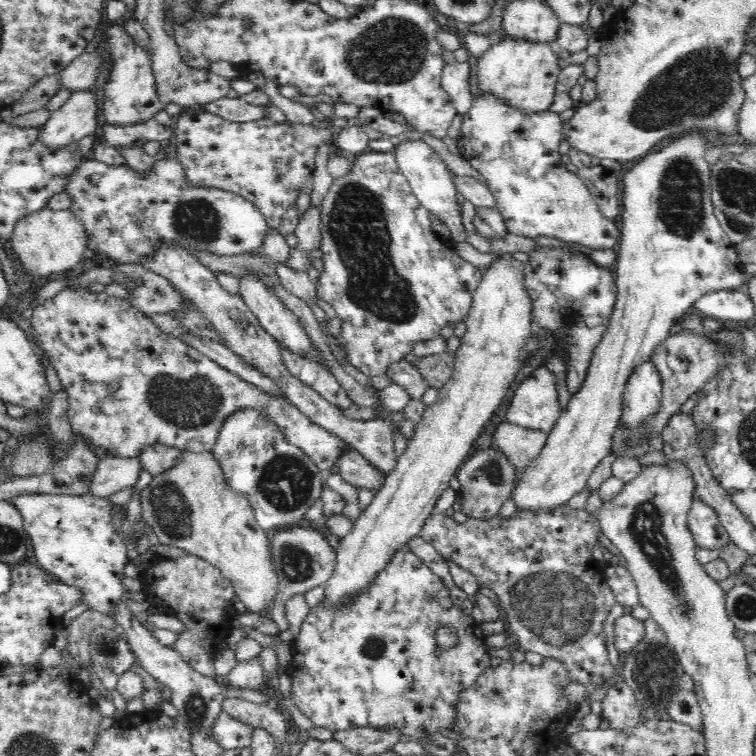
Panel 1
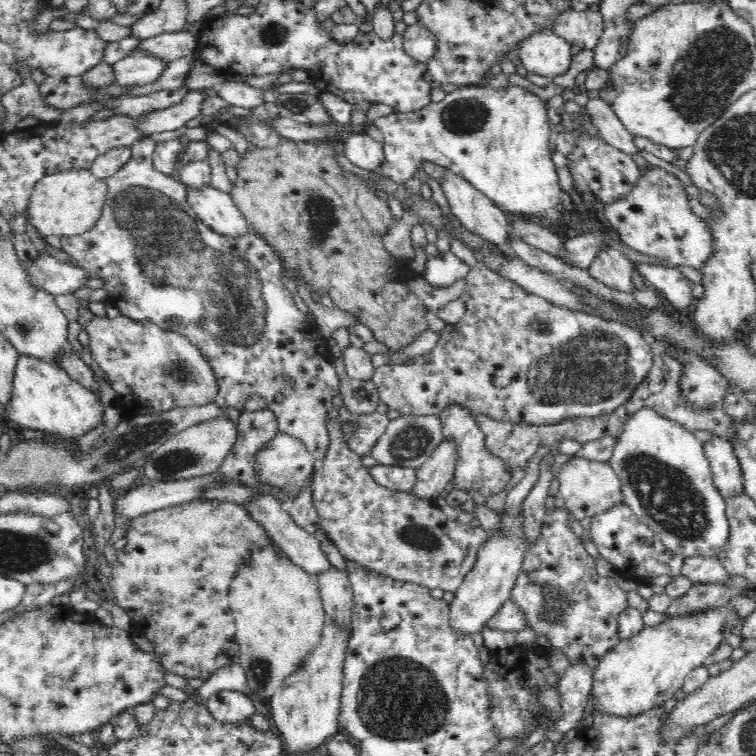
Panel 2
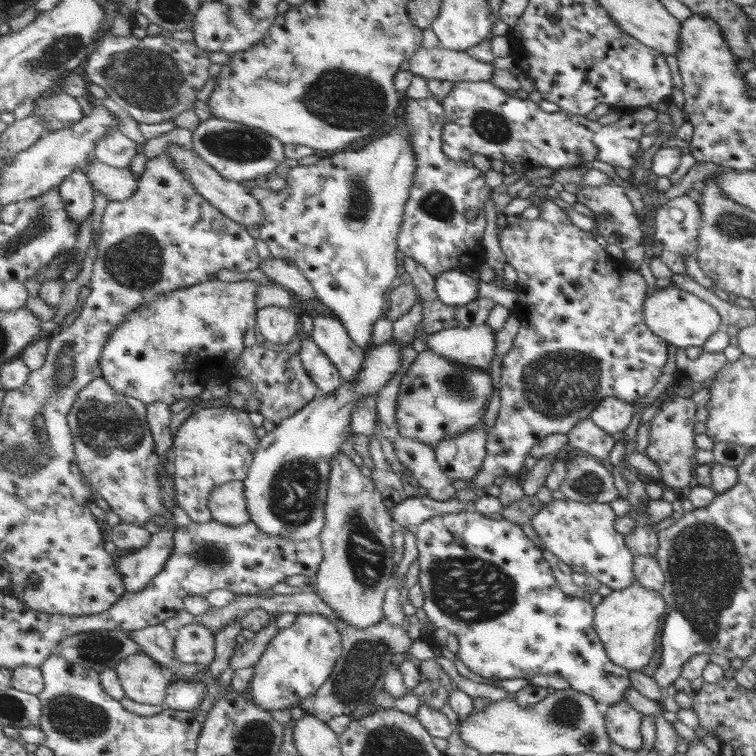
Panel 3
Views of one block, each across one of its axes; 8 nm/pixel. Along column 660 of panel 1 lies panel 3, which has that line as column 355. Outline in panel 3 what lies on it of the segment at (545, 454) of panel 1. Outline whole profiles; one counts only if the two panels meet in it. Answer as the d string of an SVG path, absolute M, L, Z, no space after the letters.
M399 118L397 122L397 128L387 132L385 136L377 138L377 140L371 140L371 144L367 144L365 148L361 150L351 150L351 152L335 152L335 154L321 154L321 160L315 164L315 166L297 166L297 168L291 168L289 174L287 174L287 186L281 190L281 192L275 192L275 190L269 190L269 188L261 188L261 186L255 186L251 188L249 192L261 202L261 206L265 208L265 222L263 226L259 228L259 238L269 246L271 250L271 256L273 258L291 258L295 266L299 266L299 270L311 280L319 300L323 306L327 306L333 316L337 316L343 326L347 328L347 332L351 334L353 342L359 346L359 348L373 348L373 324L385 316L385 310L389 306L389 288L393 284L393 280L399 276L397 268L401 266L401 262L397 260L397 250L399 250L399 234L403 230L403 222L405 222L405 214L407 214L407 198L409 198L409 188L413 186L413 174L417 170L417 162L415 162L415 152L413 152L413 146L411 142L407 142L409 138L409 130L407 130L407 122L403 122L403 118Z

